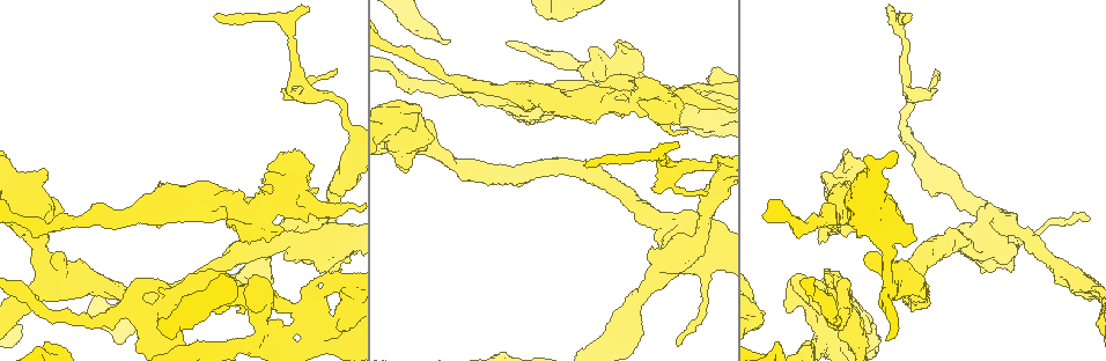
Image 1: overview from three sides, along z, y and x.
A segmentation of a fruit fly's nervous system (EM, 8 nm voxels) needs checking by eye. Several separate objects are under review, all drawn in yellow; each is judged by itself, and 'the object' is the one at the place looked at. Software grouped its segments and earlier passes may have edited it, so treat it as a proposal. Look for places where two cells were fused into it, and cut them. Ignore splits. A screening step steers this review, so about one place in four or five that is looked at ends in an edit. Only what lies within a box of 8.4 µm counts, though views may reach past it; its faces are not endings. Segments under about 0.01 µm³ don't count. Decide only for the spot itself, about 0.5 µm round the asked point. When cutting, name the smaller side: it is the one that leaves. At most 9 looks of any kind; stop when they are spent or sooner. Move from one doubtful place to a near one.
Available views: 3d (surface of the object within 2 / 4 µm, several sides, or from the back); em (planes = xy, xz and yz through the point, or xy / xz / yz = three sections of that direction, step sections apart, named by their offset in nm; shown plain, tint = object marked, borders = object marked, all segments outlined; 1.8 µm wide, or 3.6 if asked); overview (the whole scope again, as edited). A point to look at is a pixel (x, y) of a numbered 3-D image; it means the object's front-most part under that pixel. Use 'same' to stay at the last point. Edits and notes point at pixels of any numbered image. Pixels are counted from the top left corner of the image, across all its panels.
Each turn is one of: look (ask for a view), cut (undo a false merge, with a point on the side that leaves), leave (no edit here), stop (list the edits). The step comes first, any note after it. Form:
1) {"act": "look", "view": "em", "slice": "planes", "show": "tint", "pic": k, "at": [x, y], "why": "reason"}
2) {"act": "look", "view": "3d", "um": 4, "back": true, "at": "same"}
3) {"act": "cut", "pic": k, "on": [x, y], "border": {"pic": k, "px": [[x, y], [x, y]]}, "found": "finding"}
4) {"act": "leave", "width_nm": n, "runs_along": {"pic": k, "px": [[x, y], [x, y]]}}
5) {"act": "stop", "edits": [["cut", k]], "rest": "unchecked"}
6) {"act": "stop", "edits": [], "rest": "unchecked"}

{"act": "look", "view": "em", "um": 3.6, "slice": "xy", "step": 8, "show": "tint", "pic": 1, "at": [313, 228], "why": "sharp bend"}

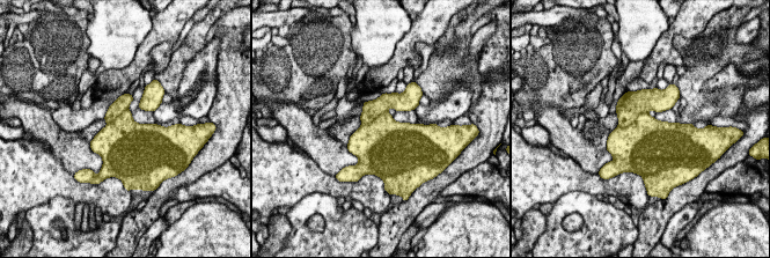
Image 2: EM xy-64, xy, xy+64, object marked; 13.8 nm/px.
{"act": "cut", "pic": 2, "on": [118, 107], "found": "two cells meet here"}

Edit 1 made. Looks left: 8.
{"act": "look", "view": "overview", "why": "redraw"}

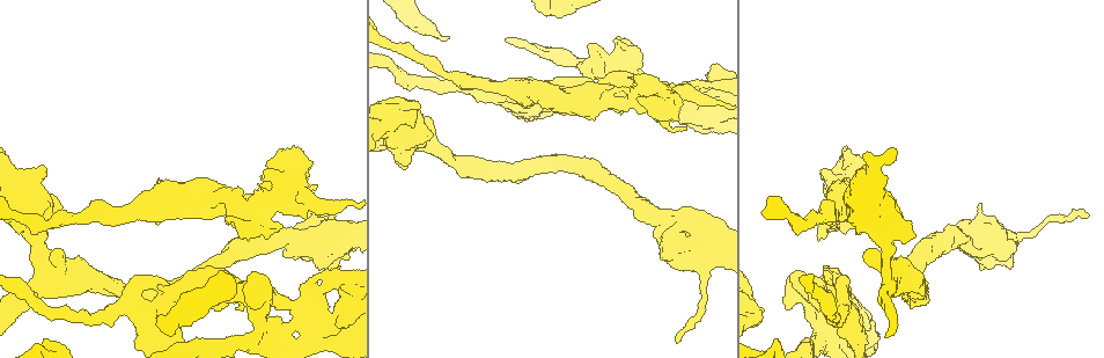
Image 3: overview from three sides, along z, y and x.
{"act": "look", "view": "em", "slice": "planes", "show": "tint", "pic": 3, "at": [823, 332], "why": "touches itself"}

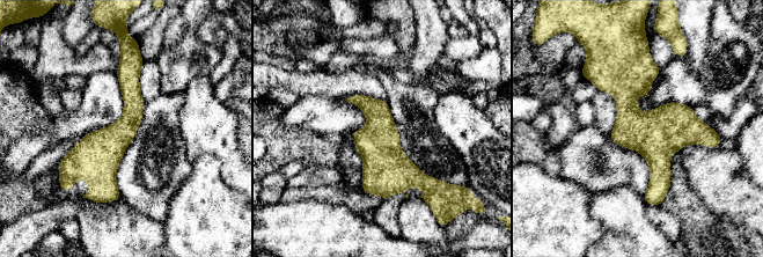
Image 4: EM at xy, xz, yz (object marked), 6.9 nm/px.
{"act": "leave", "runs_along": {"pic": 4, "px": [[636, 59], [629, 118], [658, 154], [647, 198]]}, "found": "continuous, no second cell"}

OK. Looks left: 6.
{"act": "look", "view": "em", "um": 3.6, "slice": "planes", "show": "tint", "pic": 3, "at": [714, 84], "why": "touches itself"}

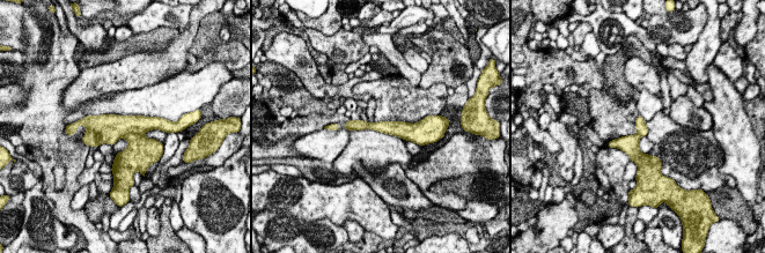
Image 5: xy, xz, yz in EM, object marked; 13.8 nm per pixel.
{"act": "cut", "pic": 5, "on": [115, 126], "border": {"pic": 5, "px": [[142, 134], [125, 133], [120, 136]]}, "found": "two cells meet here"}

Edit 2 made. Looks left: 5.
{"act": "stop", "edits": [["cut", 2], ["cut", 5]], "rest": "unchecked"}

